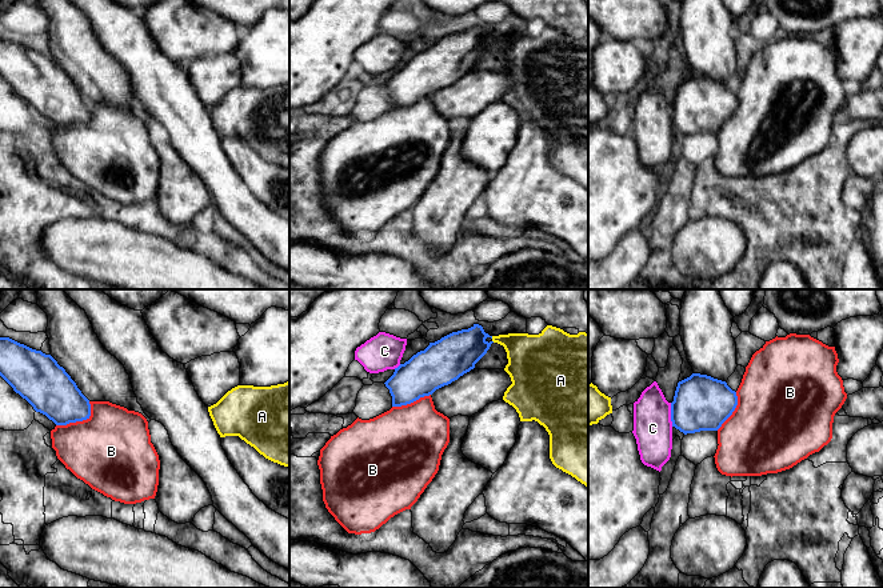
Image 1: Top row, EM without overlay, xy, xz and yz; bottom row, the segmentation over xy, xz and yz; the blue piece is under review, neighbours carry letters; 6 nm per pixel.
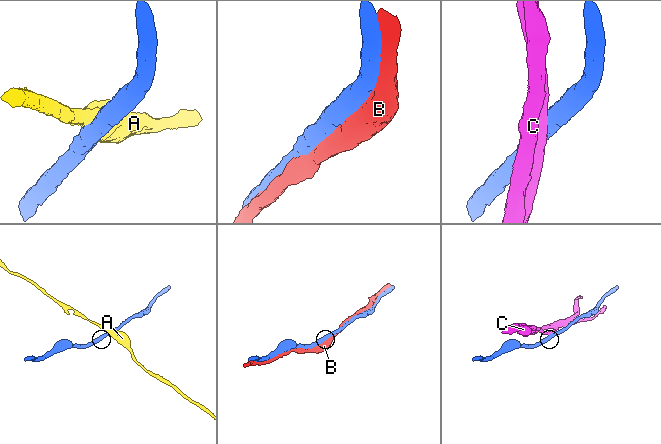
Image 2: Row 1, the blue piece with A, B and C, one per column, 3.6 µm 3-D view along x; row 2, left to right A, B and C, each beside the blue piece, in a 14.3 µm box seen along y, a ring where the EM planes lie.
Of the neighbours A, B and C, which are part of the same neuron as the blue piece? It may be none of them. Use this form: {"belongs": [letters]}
{"belongs": ["B"]}

